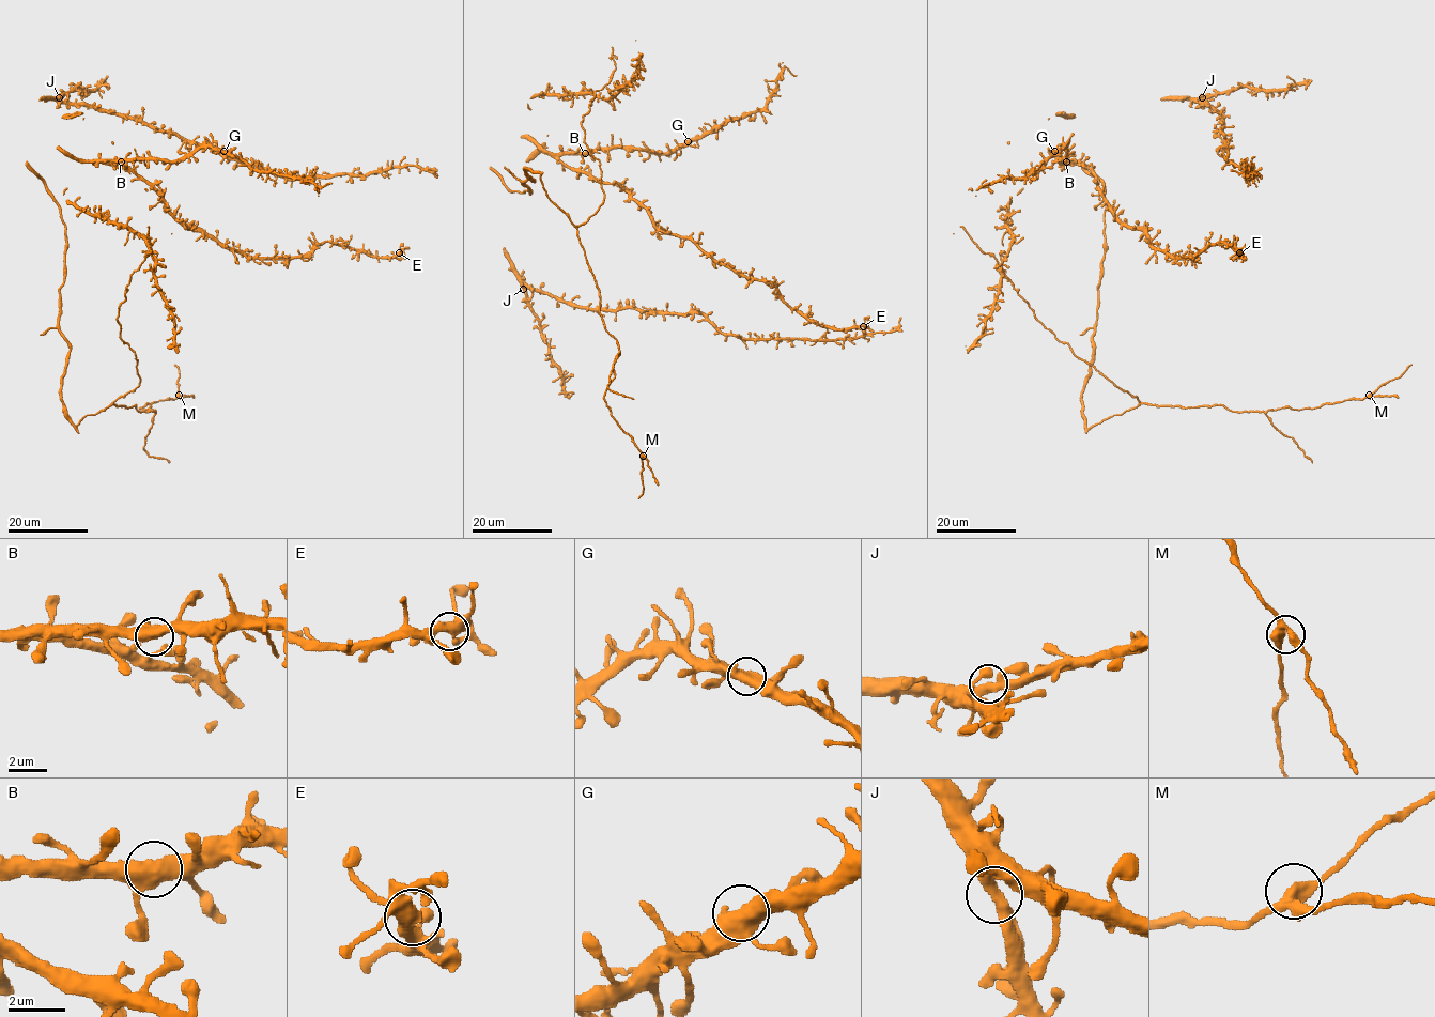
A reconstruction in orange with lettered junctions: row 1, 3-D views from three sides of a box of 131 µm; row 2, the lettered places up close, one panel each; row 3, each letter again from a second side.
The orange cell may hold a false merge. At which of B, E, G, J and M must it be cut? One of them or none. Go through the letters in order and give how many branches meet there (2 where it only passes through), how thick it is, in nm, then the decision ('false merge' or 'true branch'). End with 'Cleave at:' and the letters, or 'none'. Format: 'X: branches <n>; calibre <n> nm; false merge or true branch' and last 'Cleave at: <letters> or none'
B: branches 3; calibre 480 nm; true branch
E: branches 3; calibre 440 nm; true branch
G: branches 3; calibre 480 nm; true branch
J: branches 3; calibre 360 nm; true branch
M: branches 3; calibre 360 nm; true branch
Cleave at: none

